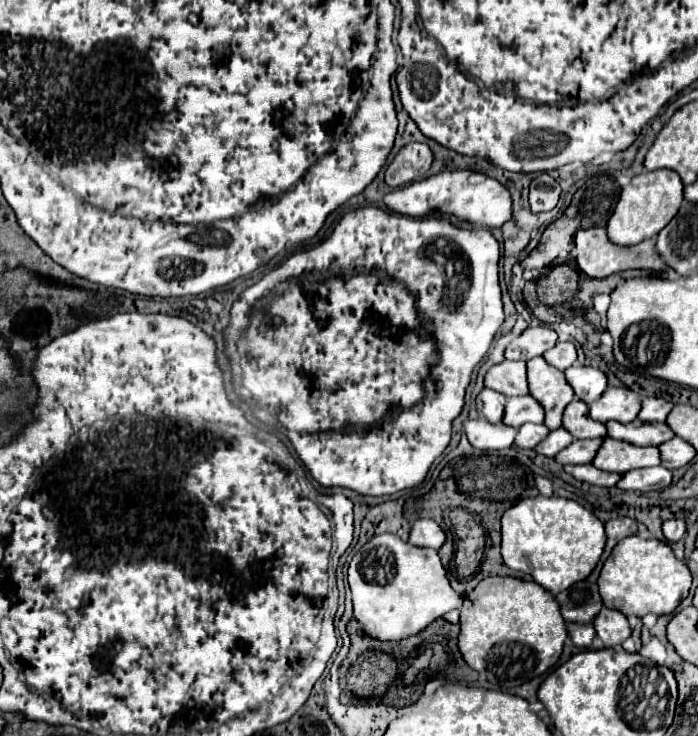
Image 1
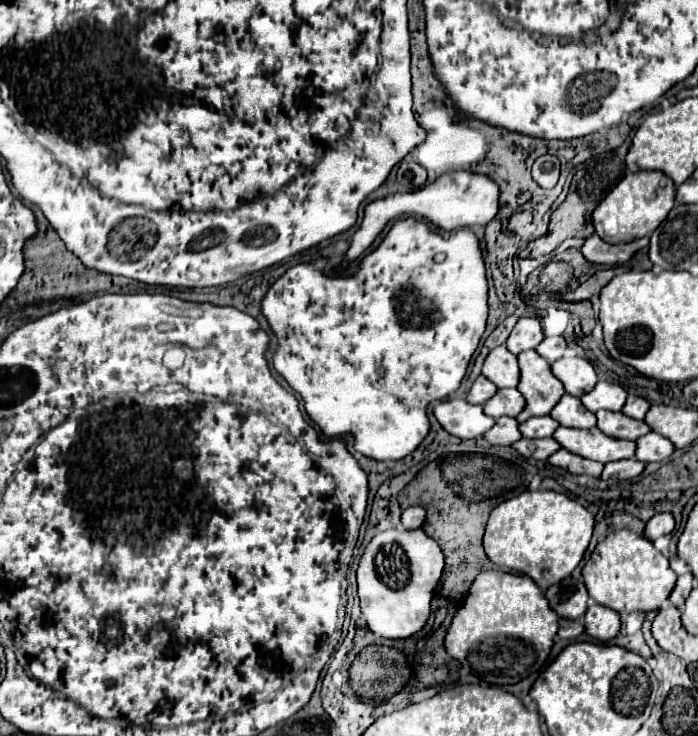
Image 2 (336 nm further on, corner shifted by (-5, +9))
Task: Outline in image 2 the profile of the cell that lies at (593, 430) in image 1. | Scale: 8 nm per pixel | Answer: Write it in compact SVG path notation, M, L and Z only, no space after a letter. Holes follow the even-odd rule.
M564 394L558 400L550 416L560 426L570 426L570 428L594 428L596 426L596 416L584 408L580 398L574 398L570 394Z

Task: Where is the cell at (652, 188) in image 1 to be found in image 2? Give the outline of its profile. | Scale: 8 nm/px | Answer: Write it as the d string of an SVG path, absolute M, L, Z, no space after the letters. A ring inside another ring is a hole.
M644 170L636 174L626 174L618 182L618 186L594 208L592 224L596 228L596 234L604 242L626 244L644 238L646 234L652 234L660 226L660 222L668 216L672 206L674 206L674 182L666 178L662 172Z

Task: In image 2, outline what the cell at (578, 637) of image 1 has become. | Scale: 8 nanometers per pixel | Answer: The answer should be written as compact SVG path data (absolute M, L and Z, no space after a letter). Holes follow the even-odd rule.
M560 620L560 630L558 636L564 640L574 640L584 632L584 622L582 620Z

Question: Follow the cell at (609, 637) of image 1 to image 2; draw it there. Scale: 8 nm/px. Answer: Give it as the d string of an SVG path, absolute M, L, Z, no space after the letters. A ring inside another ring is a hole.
M590 602L590 608L586 610L586 626L584 628L586 628L588 636L608 642L620 630L620 614L610 608L604 608L596 602Z

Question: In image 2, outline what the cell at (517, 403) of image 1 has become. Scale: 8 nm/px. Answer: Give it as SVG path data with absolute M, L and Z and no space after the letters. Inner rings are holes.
M504 388L498 390L486 404L484 404L484 412L486 416L492 418L500 418L500 416L516 416L518 412L522 412L524 408L524 400L522 394L516 388Z

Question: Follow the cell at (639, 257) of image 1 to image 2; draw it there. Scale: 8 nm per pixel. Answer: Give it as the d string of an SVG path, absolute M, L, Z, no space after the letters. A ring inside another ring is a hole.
M592 234L586 244L582 246L582 254L588 262L592 264L606 264L606 266L614 266L614 264L624 264L628 262L634 252L638 252L640 248L644 248L648 244L648 238L644 240L636 240L632 244L606 244L604 240L600 240L596 234Z

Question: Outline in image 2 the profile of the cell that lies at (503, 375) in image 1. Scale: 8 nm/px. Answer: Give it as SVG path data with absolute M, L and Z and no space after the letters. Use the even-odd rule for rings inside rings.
M502 344L496 346L484 360L482 374L498 388L514 388L518 384L518 362L516 356Z

